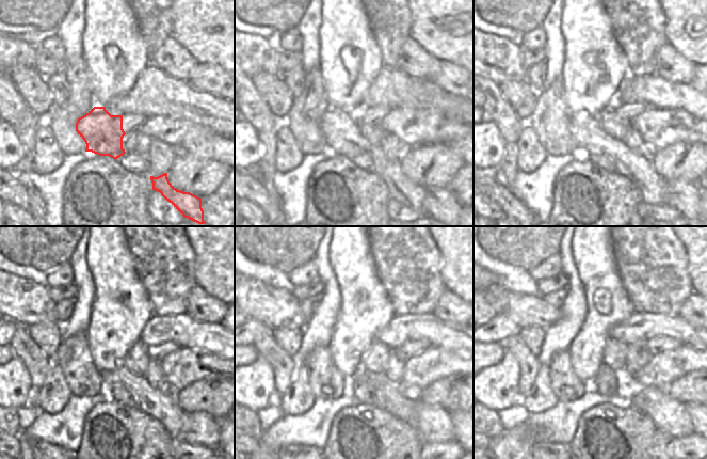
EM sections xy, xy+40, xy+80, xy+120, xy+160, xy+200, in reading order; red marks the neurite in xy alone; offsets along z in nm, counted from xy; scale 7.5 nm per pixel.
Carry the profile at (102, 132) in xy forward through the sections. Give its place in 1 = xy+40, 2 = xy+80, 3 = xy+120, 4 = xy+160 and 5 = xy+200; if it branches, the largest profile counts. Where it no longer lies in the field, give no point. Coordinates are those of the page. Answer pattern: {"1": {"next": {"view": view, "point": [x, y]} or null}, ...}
{"1": {"next": {"view": "xy+40", "point": [342, 132]}}, "2": {"next": {"view": "xy+80", "point": [585, 130]}}, "3": {"next": {"view": "xy+120", "point": [157, 402]}}, "4": {"next": {"view": "xy+160", "point": [390, 397]}}, "5": {"next": {"view": "xy+200", "point": [625, 395]}}}

